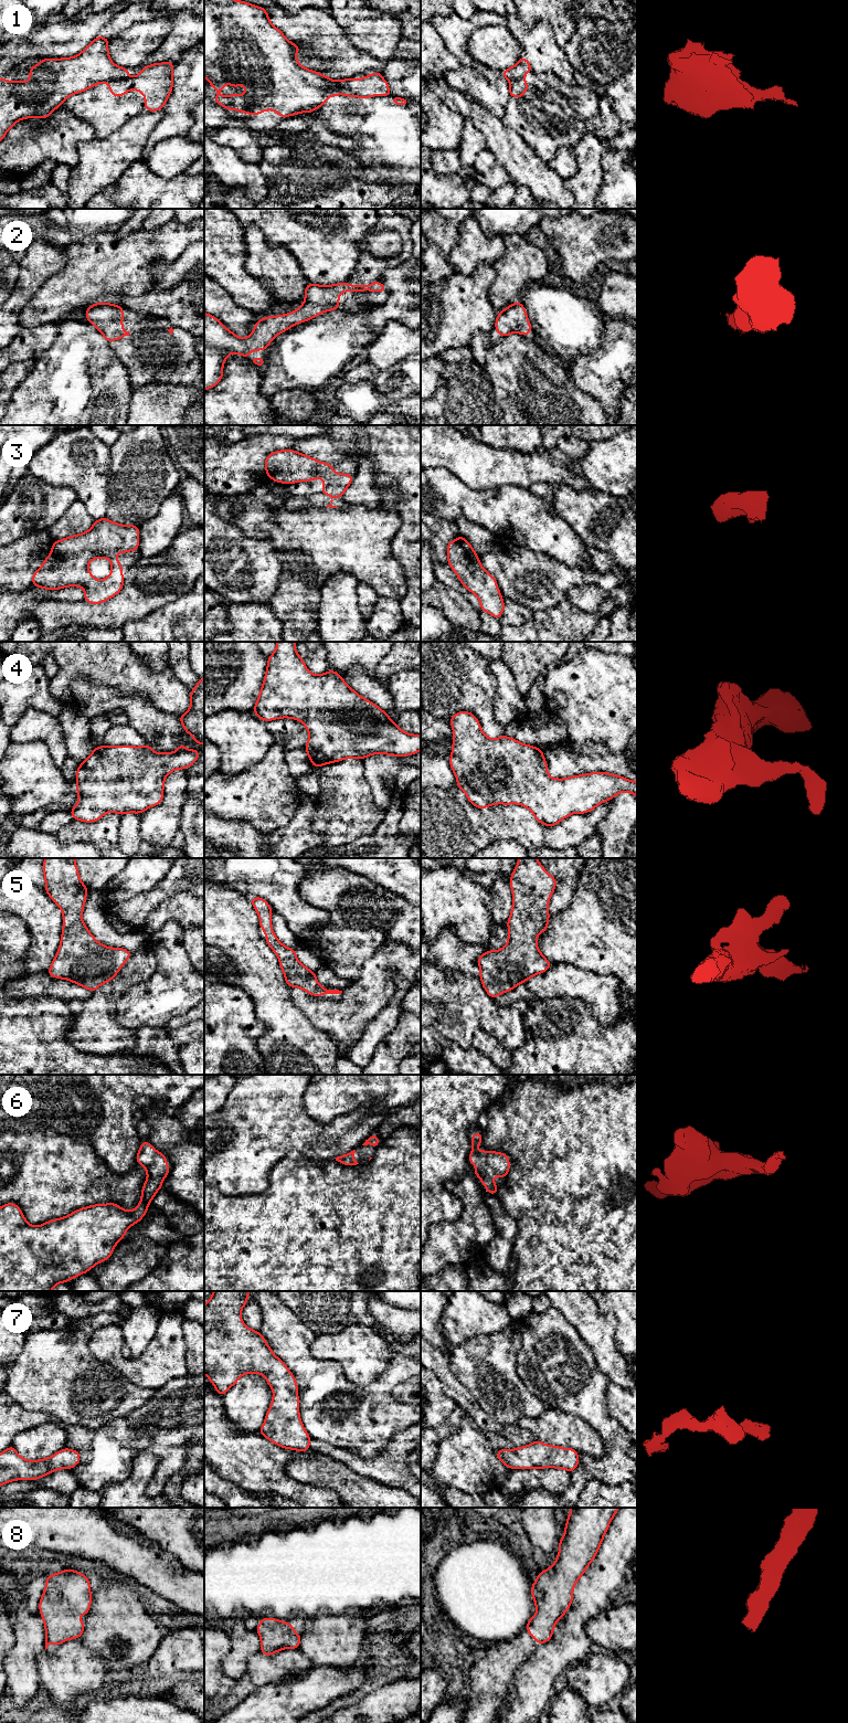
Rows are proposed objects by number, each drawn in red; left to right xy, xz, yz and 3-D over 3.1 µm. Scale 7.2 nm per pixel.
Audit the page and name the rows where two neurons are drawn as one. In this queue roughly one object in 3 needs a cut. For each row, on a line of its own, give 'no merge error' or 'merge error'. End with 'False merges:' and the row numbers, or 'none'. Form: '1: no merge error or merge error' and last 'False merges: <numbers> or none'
1: merge error
2: no merge error
3: no merge error
4: no merge error
5: no merge error
6: no merge error
7: no merge error
8: no merge error
False merges: 1

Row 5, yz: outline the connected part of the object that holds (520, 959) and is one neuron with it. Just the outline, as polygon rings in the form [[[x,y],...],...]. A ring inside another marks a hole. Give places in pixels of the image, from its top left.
[[[520,858],[509,882],[512,890],[512,909],[507,920],[509,930],[507,944],[500,950],[488,950],[477,959],[483,987],[492,998],[510,992],[517,985],[536,974],[545,972],[553,965],[539,950],[537,938],[540,932],[548,930],[550,918],[548,906],[556,887],[556,879],[545,871],[537,858]]]

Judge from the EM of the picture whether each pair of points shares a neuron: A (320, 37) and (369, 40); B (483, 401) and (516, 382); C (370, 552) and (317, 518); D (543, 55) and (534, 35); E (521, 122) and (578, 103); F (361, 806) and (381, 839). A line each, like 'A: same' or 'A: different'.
A: different
B: different
C: same
D: same
E: same
F: different

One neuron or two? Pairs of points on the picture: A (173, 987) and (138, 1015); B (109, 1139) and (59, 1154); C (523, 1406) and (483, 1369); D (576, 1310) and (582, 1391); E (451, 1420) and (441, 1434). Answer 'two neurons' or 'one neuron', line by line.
A: one neuron
B: two neurons
C: one neuron
D: two neurons
E: one neuron

